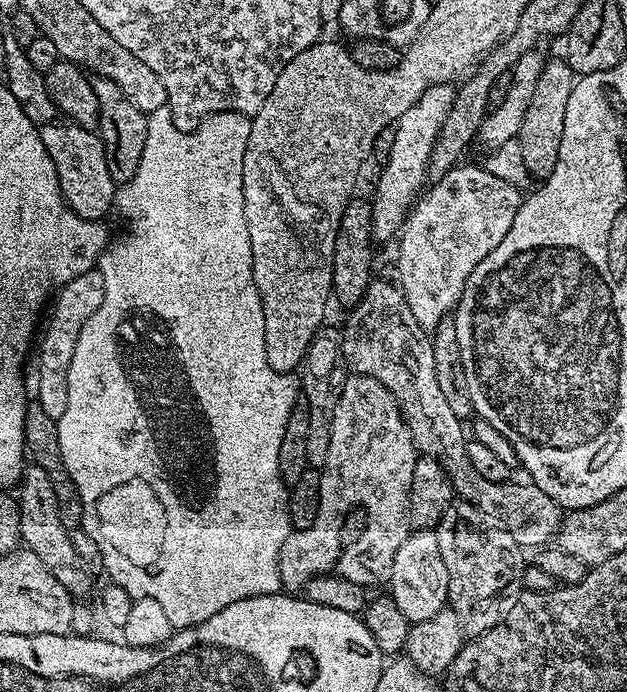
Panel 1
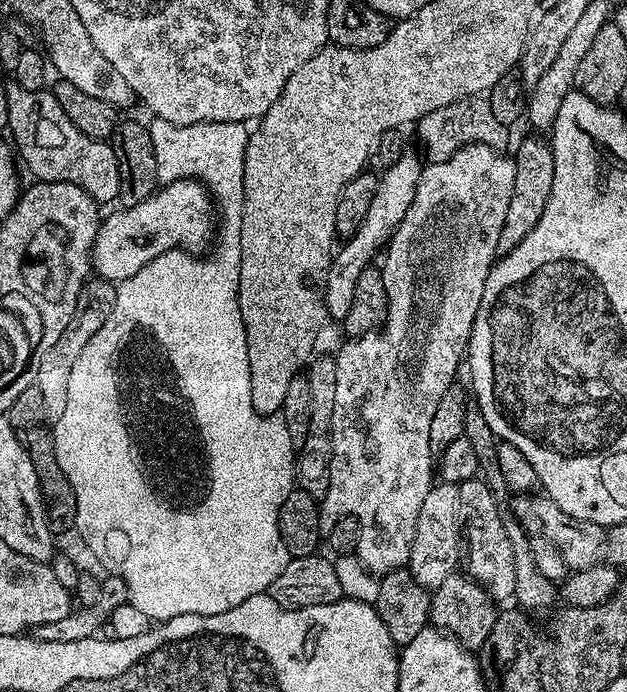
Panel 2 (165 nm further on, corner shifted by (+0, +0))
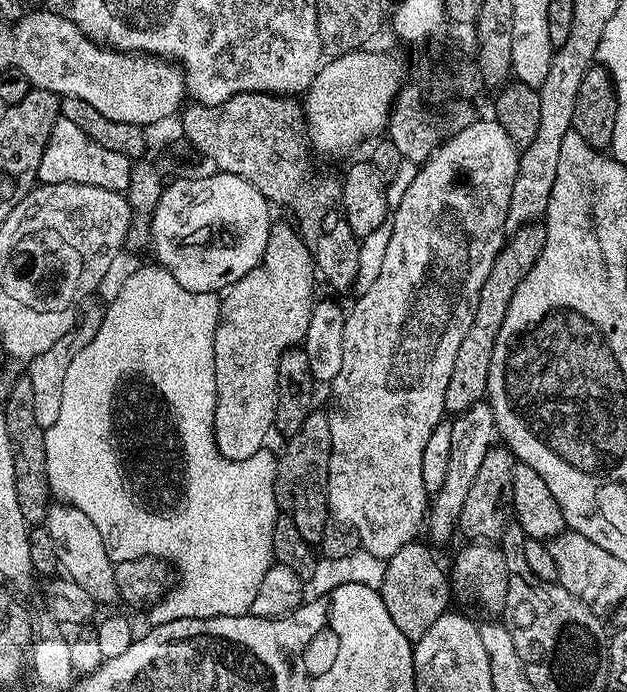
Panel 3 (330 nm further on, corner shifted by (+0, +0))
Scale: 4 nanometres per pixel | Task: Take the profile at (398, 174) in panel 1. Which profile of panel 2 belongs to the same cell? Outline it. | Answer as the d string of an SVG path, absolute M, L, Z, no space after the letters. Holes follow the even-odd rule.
M405 150L390 166L390 170L379 173L378 190L370 201L370 210L366 210L366 218L358 226L358 230L347 237L339 245L338 251L332 257L332 265L324 287L324 301L329 317L336 322L342 322L350 314L350 306L354 306L354 290L358 286L358 278L369 271L372 259L379 257L388 247L394 230L406 218L406 210L410 210L410 202L414 202L414 194L418 190L422 160L412 150ZM417 156L417 157L416 157ZM344 244L344 245L342 245ZM341 247L341 248L340 248Z

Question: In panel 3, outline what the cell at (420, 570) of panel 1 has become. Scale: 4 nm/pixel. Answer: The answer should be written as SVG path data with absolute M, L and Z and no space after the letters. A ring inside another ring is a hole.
M479 402L459 413L451 421L451 425L450 463L446 465L446 478L431 497L426 513L426 536L428 532L427 539L433 545L442 543L447 536L457 535L462 505L466 503L466 494L470 494L470 486L478 475L478 466L482 466L482 458L486 458L486 454L498 440L492 407L487 402Z

